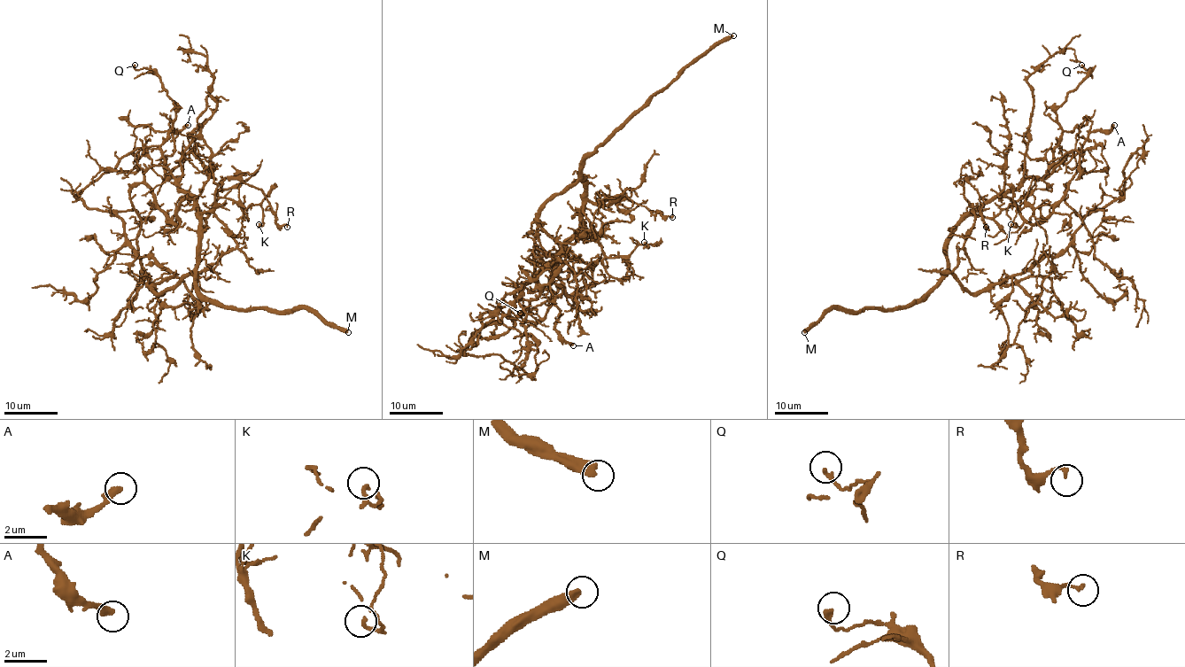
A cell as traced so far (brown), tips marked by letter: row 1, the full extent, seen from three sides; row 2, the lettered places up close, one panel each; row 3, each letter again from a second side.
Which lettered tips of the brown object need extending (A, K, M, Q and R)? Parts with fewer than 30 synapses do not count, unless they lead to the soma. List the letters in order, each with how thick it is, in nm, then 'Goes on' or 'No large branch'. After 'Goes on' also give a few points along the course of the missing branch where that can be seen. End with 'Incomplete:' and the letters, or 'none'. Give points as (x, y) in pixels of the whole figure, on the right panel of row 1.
A: Thickness 360 nm. No large branch
K: Thickness 190 nm. No large branch
M: Thickness 420 nm. Goes on
Q: Thickness 180 nm. No large branch
R: Thickness 150 nm. No large branch
Incomplete: M

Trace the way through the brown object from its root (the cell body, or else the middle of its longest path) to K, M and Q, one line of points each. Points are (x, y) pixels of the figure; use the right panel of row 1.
K: (954, 273), (948, 236), (964, 219), (991, 218), (1025, 197), (1021, 208), (1013, 205), (1010, 224)
M: (954, 273), (946, 275), (924, 296), (907, 306), (861, 311), (832, 308), (804, 332)
Q: (954, 273), (947, 260), (949, 232), (986, 203), (1047, 172), (1061, 135), (1056, 110), (1092, 68), (1081, 65)

